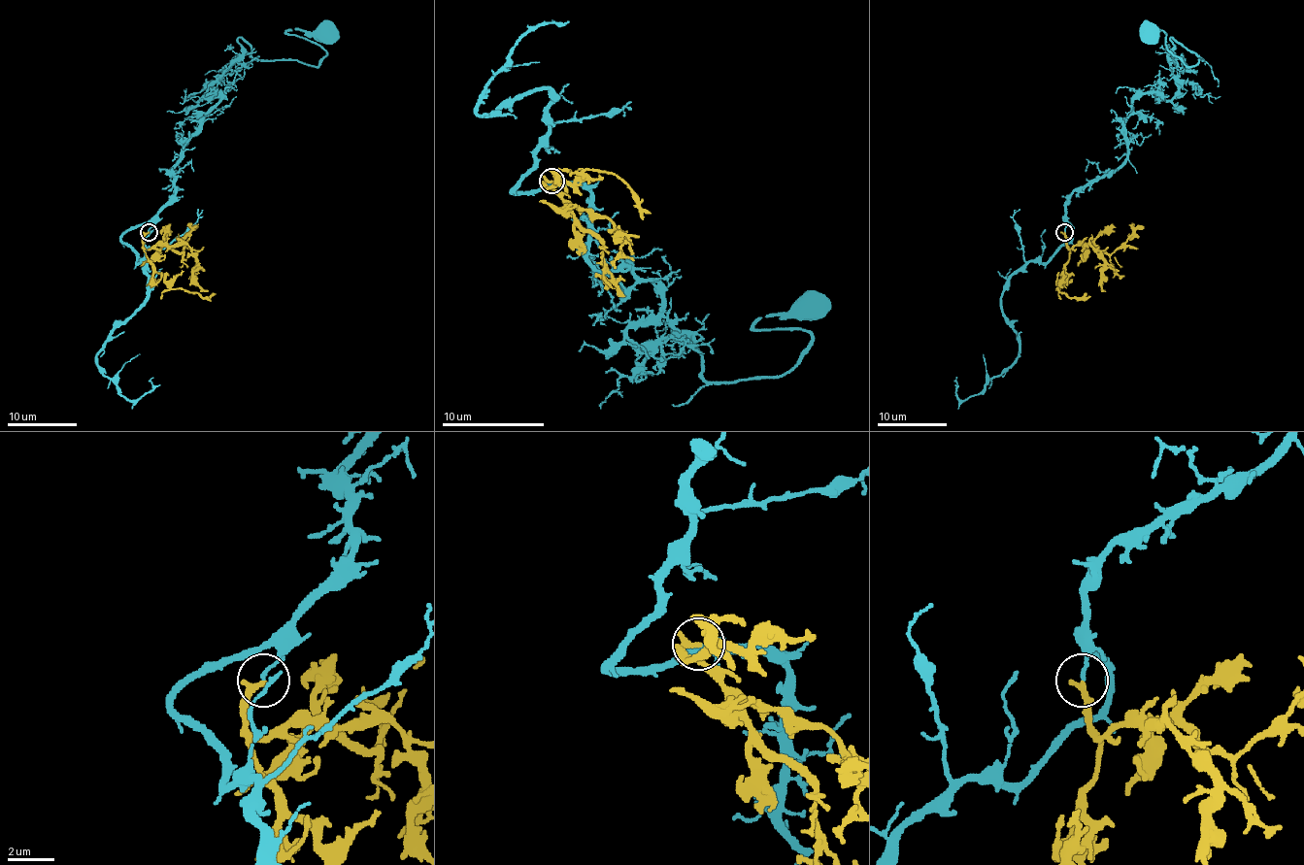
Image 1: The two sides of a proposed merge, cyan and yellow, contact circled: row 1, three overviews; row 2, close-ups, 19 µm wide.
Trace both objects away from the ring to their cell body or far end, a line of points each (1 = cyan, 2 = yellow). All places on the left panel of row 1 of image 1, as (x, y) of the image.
1: (149, 232), (238, 40), (255, 59), (312, 66), (325, 51), (287, 33), (338, 40)
2: (149, 232), (144, 237), (146, 258), (172, 288), (201, 297), (216, 293)

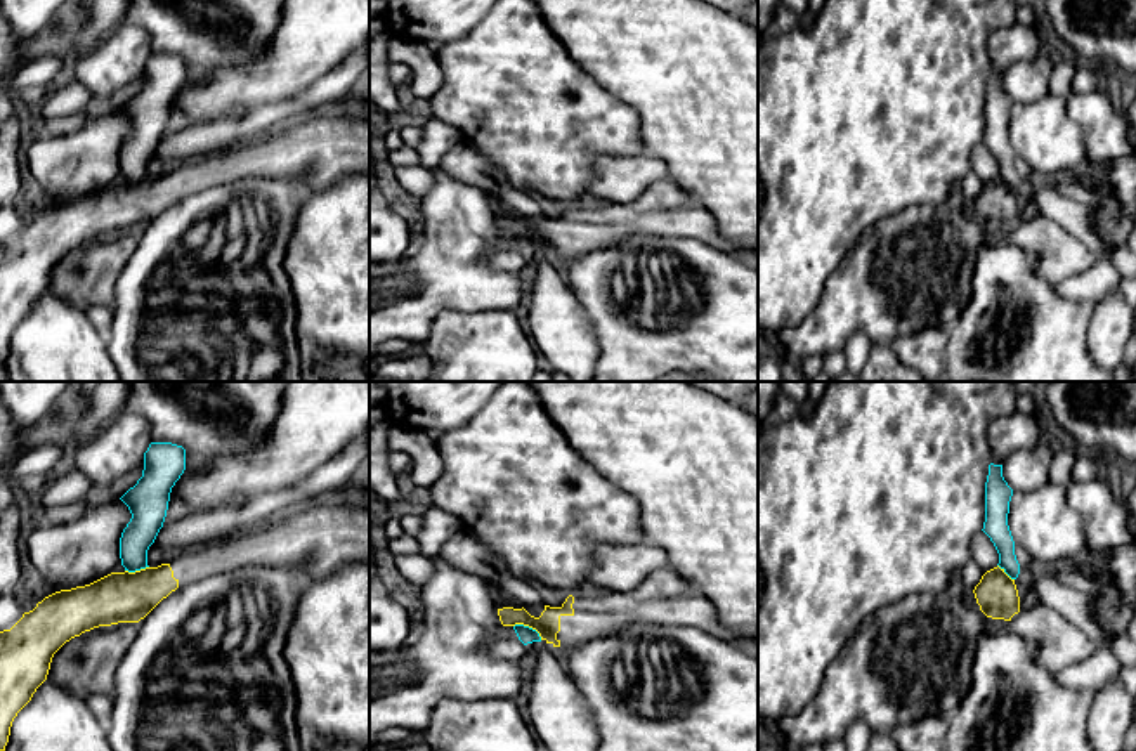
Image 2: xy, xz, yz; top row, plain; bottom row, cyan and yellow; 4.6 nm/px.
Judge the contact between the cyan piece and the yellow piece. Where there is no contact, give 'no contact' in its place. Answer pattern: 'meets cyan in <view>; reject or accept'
meets cyan in xz; reject

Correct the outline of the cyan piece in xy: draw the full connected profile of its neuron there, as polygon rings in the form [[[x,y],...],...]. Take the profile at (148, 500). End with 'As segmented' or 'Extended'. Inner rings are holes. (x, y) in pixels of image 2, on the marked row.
[[[151,442],[144,453],[142,477],[120,500],[132,519],[120,538],[121,565],[135,572],[147,565],[147,550],[163,527],[170,493],[186,470],[186,449],[172,442]]]. As segmented

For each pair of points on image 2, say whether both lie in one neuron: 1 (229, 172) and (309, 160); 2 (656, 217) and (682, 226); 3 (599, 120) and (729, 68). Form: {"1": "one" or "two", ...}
{"1": "one", "2": "one", "3": "two"}

